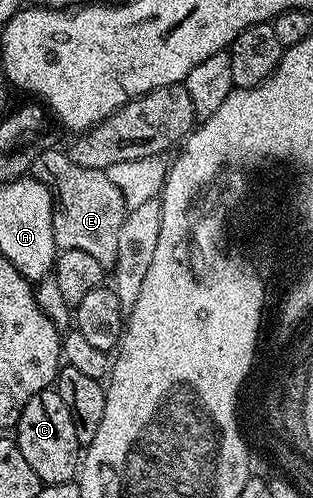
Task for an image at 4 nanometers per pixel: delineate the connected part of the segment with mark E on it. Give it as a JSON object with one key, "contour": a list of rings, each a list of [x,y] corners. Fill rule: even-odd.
{"contour":[[[102,168],[82,169],[79,184],[64,196],[56,195],[53,200],[53,238],[59,250],[85,250],[97,258],[105,270],[114,269],[117,262],[117,233],[121,222],[125,222],[128,207],[121,190],[106,176]]]}

